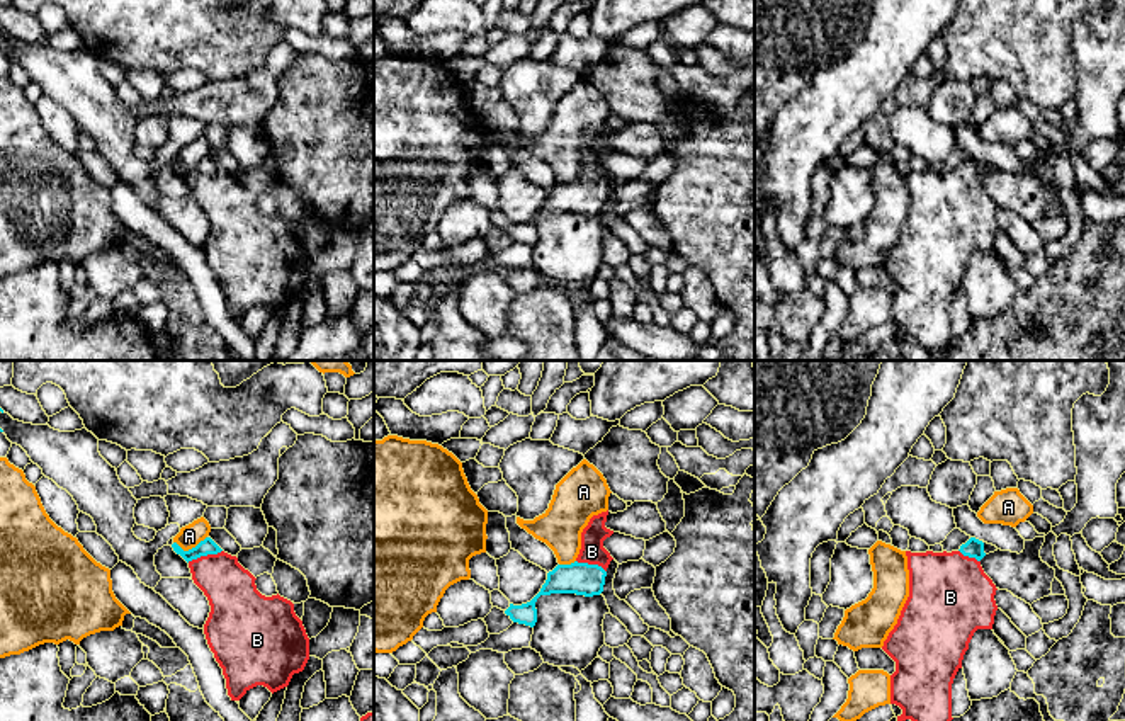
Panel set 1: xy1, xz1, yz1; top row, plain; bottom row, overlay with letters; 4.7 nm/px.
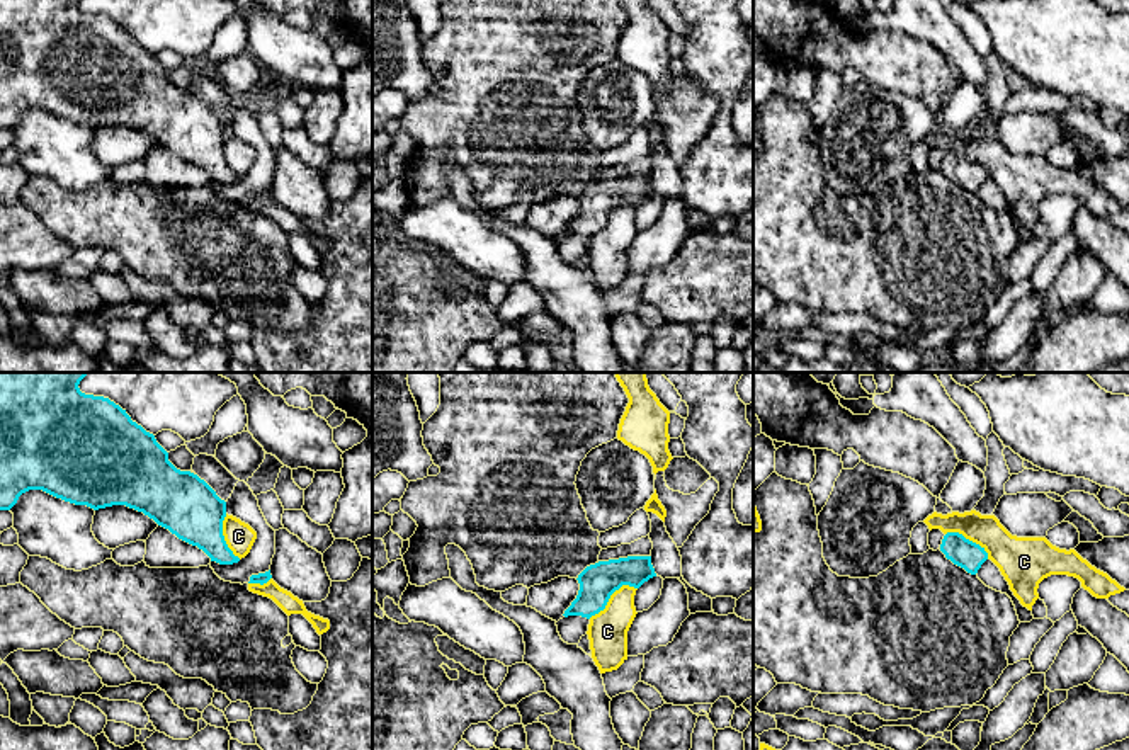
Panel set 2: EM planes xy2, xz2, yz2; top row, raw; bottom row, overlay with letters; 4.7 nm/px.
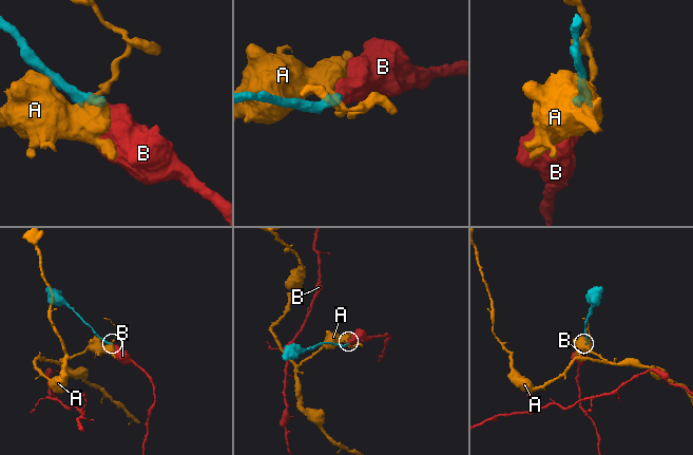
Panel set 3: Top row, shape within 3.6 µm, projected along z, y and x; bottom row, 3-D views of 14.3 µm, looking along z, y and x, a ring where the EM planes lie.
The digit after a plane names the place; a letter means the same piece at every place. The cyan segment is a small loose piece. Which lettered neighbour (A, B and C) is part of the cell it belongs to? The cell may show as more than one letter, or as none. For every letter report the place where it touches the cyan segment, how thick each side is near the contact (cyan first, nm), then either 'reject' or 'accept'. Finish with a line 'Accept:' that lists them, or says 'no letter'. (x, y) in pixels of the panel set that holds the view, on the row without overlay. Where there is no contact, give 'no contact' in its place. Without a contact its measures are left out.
A: xy1 (189, 169) | 80/110 nm | reject
B: xy1 (204, 174) | 80/240 nm | accept
C: xz2 (609, 216) | 180/190 nm | reject
Accept: B

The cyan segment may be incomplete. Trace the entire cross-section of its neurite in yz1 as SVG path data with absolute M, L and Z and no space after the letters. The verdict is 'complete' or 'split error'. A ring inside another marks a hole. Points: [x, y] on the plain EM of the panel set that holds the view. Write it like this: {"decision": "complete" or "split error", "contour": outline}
{"decision": "split error", "contour": "M975 156L962 163L958 170L906 170L906 175L909 216L882 269L896 281L896 291L890 294L890 323L902 328L897 342L911 338L933 354L945 349L953 338L953 298L962 287L974 252L992 248L998 207L981 185L981 179L986 175L984 162Z"}

